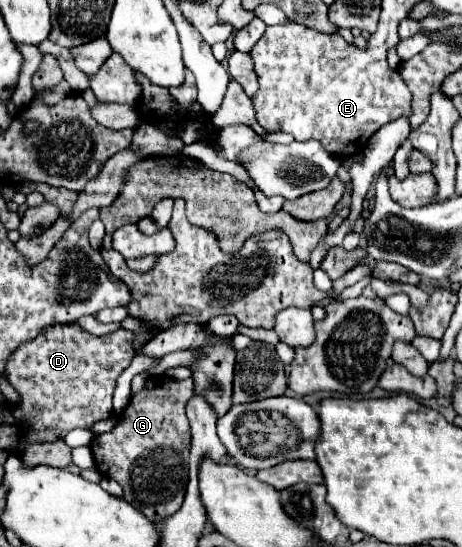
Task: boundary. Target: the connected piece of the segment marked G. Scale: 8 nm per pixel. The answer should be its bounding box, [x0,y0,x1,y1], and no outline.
[91,379,193,523]

